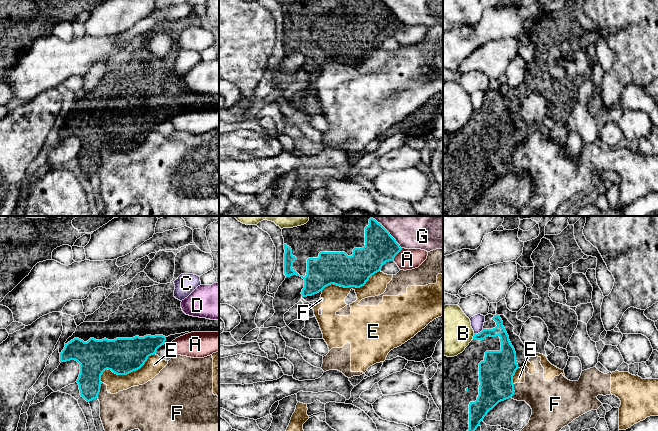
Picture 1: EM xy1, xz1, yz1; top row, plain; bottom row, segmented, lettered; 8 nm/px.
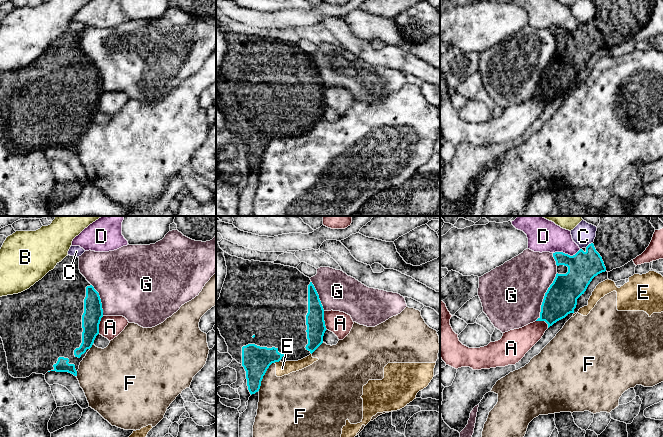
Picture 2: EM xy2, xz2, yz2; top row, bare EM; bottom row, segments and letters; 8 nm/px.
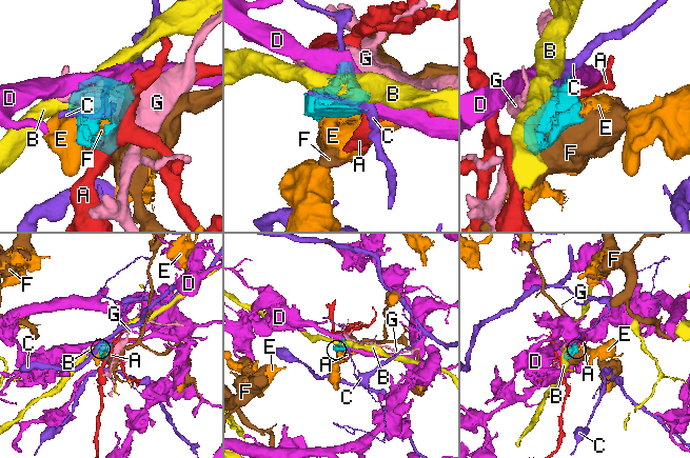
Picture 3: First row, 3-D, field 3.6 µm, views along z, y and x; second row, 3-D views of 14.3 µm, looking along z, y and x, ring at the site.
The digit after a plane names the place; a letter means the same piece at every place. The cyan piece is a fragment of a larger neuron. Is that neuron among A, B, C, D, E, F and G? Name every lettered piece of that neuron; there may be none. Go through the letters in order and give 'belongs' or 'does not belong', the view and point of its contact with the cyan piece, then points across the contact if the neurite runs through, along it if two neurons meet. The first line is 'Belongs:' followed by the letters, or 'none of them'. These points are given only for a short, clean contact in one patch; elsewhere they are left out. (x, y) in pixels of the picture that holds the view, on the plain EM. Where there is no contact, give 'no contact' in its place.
Belongs: none of them
A: does not belong; contact xz2 (323, 96)
B: does not belong; contact yz1 (473, 112); border yz1 (474, 110), (472, 114)
C: does not belong; contact yz1 (478, 109)
D: does not belong; contact yz2 (566, 30); border yz2 (580, 25), (572, 31), (562, 28), (553, 29)
E: does not belong; contact xy1 (125, 150)
F: does not belong; contact xz2 (263, 151)
G: does not belong; contact yz2 (544, 73)

